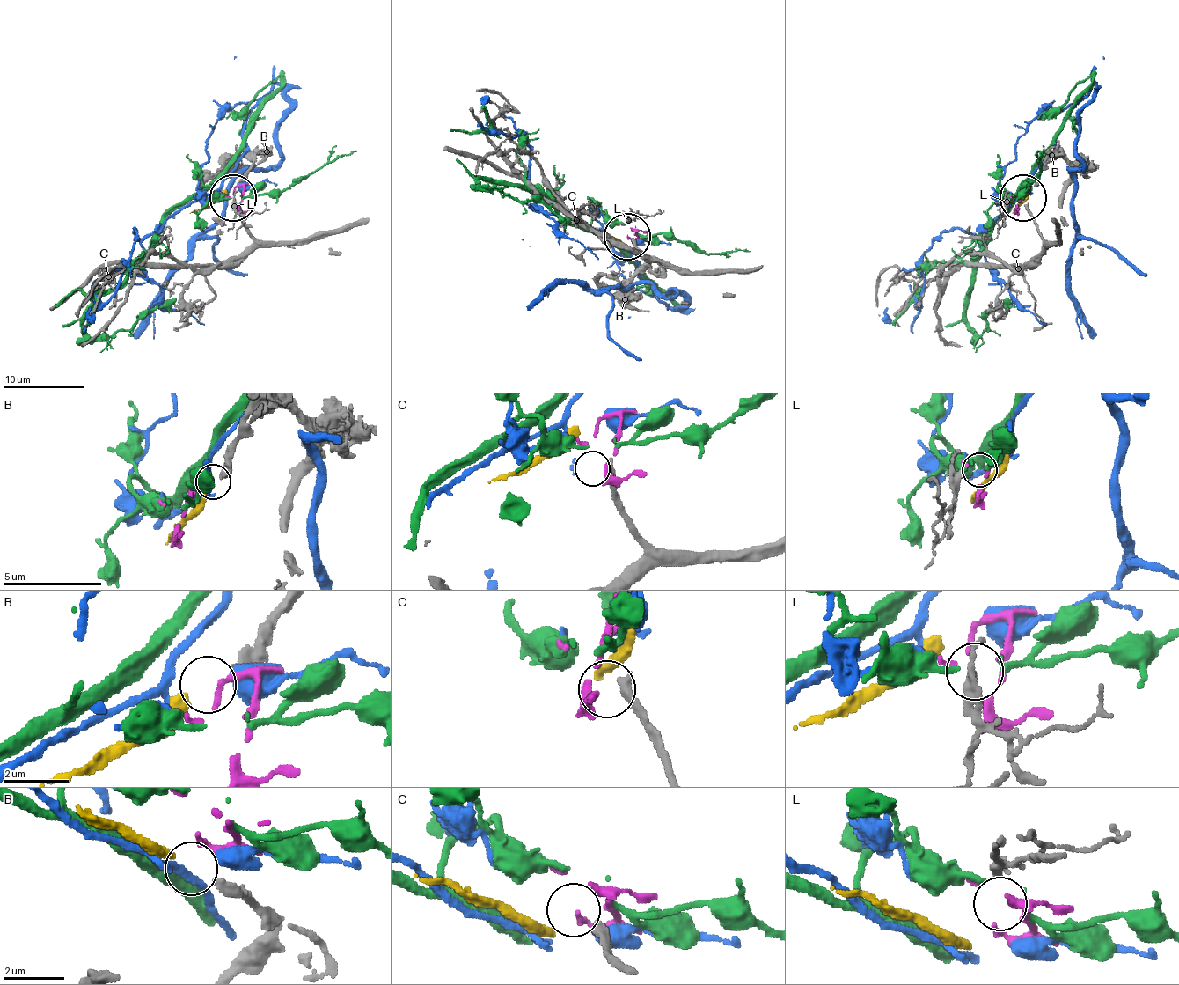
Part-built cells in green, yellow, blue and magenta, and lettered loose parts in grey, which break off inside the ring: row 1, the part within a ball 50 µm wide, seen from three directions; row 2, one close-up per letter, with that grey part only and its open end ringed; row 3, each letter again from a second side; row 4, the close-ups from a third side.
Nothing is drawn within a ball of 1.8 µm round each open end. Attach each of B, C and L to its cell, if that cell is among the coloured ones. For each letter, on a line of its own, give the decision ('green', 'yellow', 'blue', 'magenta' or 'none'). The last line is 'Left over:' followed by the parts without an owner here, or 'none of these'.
B: yellow
C: none
L: none
Left over: C, L

